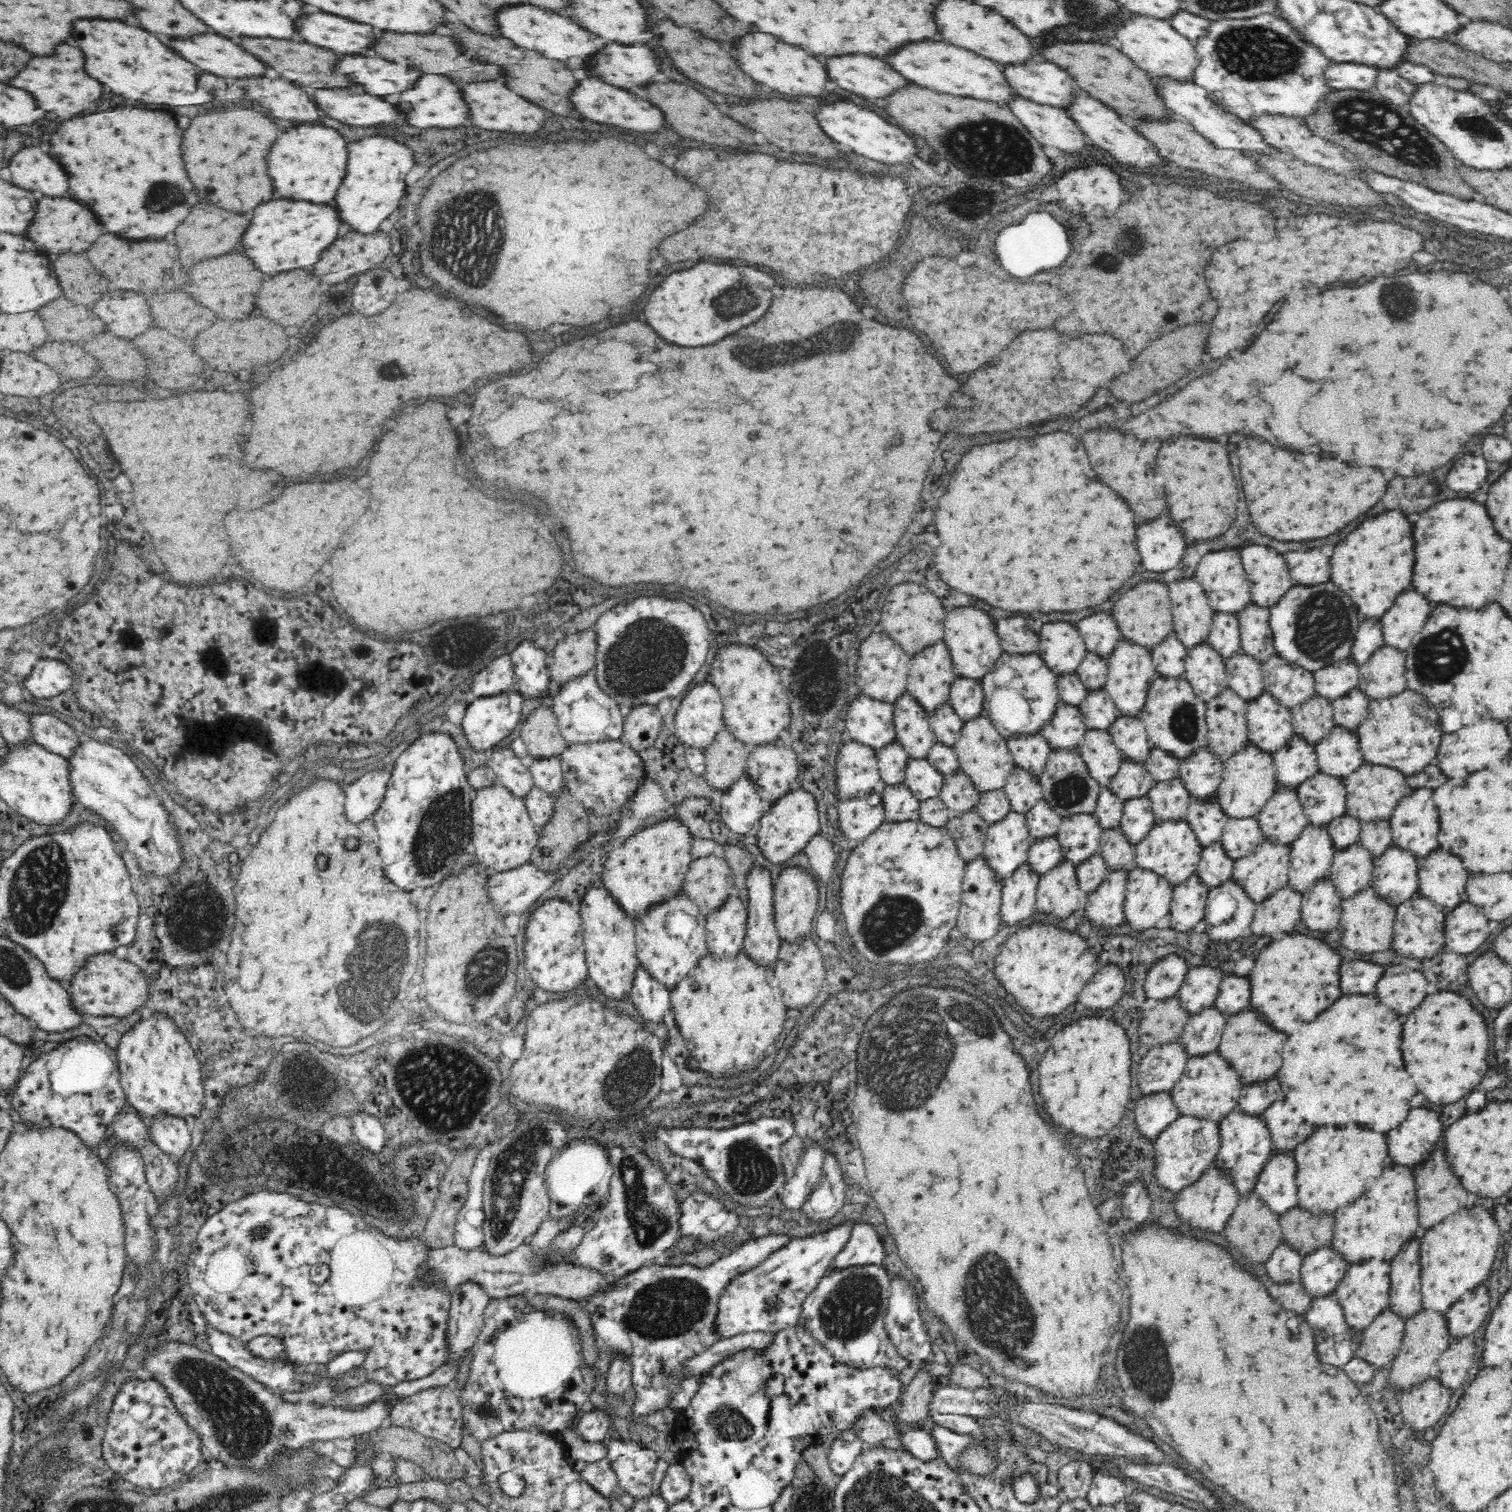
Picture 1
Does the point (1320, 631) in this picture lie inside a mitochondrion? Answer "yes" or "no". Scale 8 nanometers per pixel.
yes

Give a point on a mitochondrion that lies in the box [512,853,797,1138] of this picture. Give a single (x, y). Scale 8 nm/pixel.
(633, 1083)

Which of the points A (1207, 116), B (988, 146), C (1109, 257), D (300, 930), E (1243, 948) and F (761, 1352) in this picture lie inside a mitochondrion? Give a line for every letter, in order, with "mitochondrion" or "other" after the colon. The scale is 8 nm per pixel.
A: other
B: mitochondrion
C: mitochondrion
D: other
E: other
F: other

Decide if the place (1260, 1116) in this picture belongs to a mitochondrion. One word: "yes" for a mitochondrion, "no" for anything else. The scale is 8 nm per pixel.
no

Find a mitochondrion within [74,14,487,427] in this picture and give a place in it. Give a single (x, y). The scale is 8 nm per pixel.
(162, 197)

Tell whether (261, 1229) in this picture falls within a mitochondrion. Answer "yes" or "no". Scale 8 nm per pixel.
yes

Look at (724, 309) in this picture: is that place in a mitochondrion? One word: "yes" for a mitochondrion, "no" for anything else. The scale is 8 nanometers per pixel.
yes

